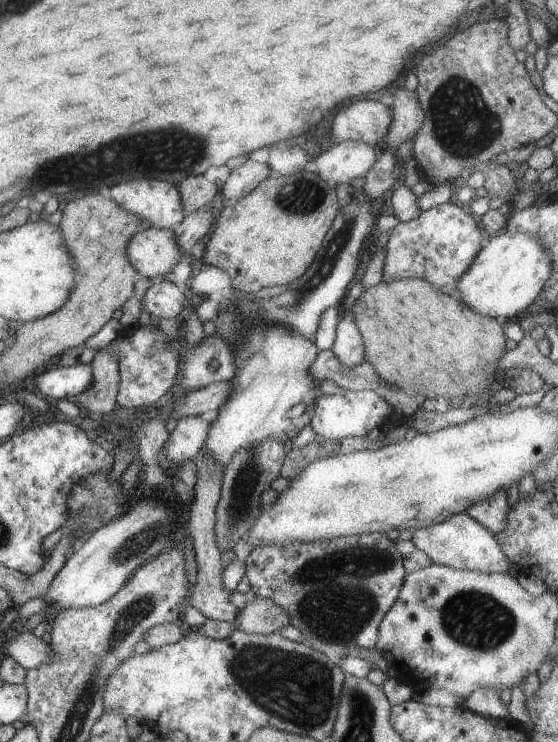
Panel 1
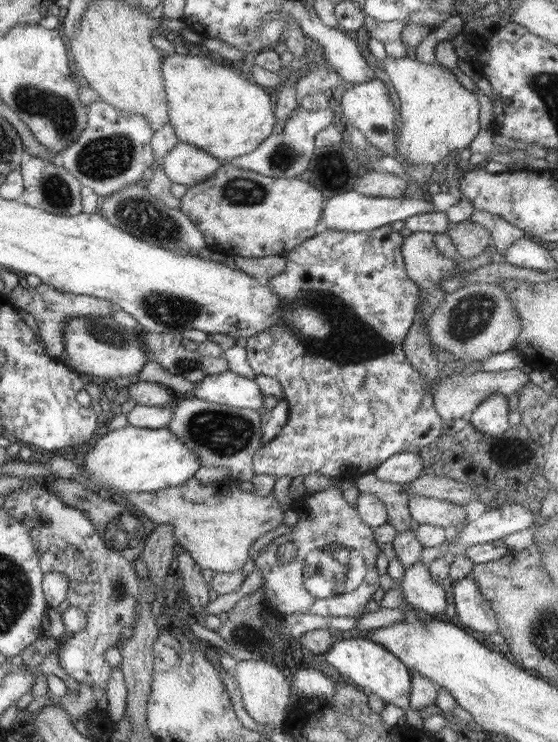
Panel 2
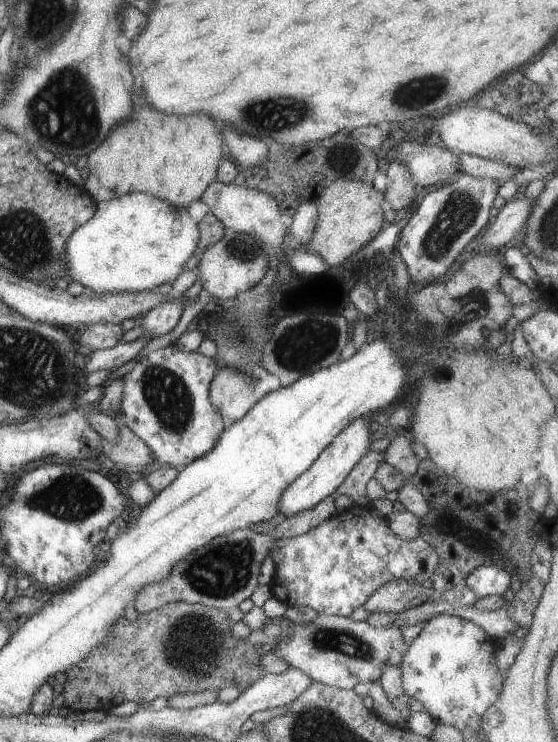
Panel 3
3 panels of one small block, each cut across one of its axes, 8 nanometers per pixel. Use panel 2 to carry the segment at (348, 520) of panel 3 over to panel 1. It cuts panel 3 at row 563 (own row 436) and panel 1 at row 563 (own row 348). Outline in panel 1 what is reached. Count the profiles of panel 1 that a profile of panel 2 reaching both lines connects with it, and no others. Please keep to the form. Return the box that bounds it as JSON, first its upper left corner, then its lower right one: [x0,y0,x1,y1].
[245,533,405,665]

